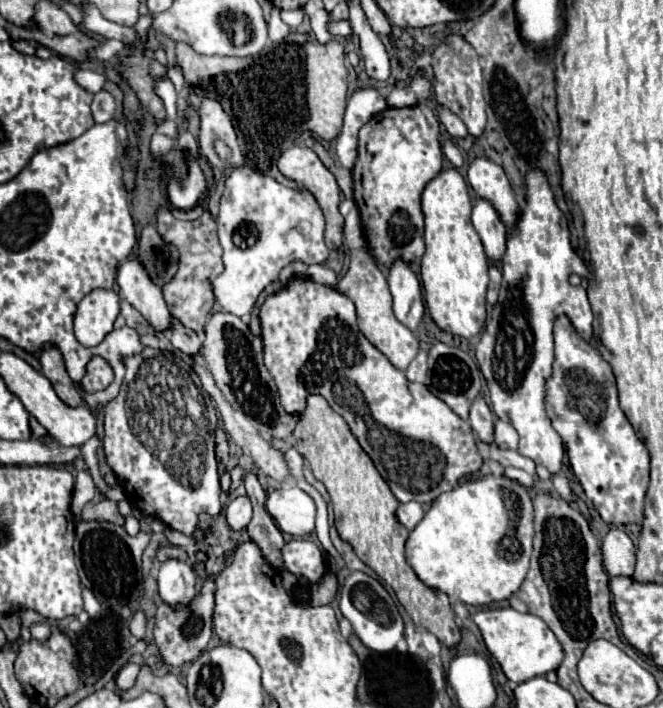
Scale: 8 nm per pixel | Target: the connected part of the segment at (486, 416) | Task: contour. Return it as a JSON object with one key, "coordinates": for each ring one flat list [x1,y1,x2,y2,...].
{"coordinates":[[479,396,473,406,471,406,471,414,469,414,469,424,475,430,475,434,479,436,481,442,485,444,493,444,493,426,495,426,495,414,491,412,491,408,485,404,485,400]]}

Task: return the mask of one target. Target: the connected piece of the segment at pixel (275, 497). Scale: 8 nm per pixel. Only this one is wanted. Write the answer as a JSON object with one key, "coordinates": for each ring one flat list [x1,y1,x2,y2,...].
{"coordinates":[[299,486,277,488,267,498,267,510,281,532,303,538,315,530,315,500]]}

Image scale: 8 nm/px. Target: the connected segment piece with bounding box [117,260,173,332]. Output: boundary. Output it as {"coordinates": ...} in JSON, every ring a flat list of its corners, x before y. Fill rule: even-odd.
{"coordinates":[[127,260,117,268,117,284,121,296,143,314,155,332,173,328,173,316,165,304,161,288,155,286,139,260]]}

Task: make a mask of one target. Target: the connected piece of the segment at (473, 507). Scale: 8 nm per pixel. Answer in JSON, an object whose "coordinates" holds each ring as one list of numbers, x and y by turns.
{"coordinates":[[505,476,471,478,455,486,451,492,441,494,423,520,411,530,407,538,407,562,421,582,429,588,445,592,449,598,459,598,469,606,487,606,491,602,507,600,515,594,529,570,533,552,533,504,527,488]]}

